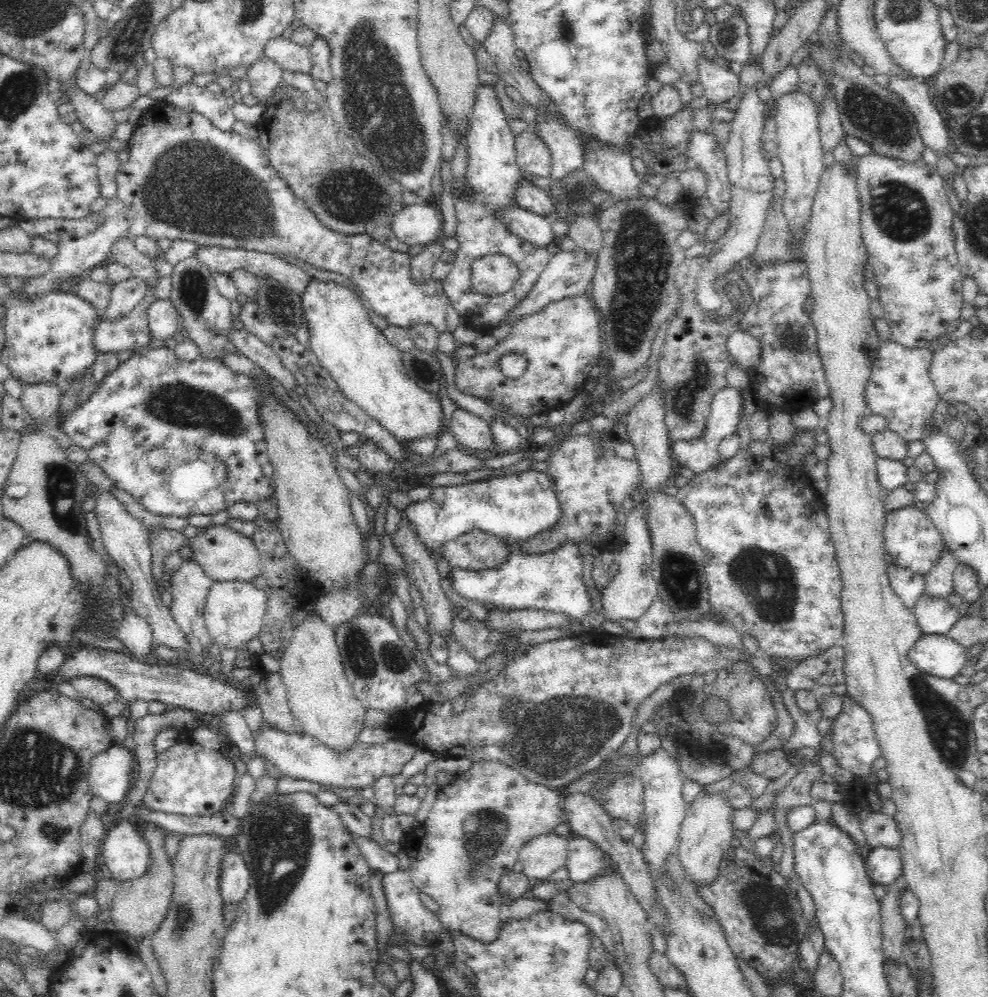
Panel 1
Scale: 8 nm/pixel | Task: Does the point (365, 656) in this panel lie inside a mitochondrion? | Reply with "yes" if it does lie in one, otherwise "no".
yes

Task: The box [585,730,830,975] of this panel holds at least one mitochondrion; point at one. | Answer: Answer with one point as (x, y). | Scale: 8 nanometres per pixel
(758, 910)

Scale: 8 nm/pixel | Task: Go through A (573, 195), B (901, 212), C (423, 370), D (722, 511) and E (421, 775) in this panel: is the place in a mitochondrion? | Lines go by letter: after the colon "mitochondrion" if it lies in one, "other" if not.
A: mitochondrion
B: mitochondrion
C: mitochondrion
D: other
E: other

